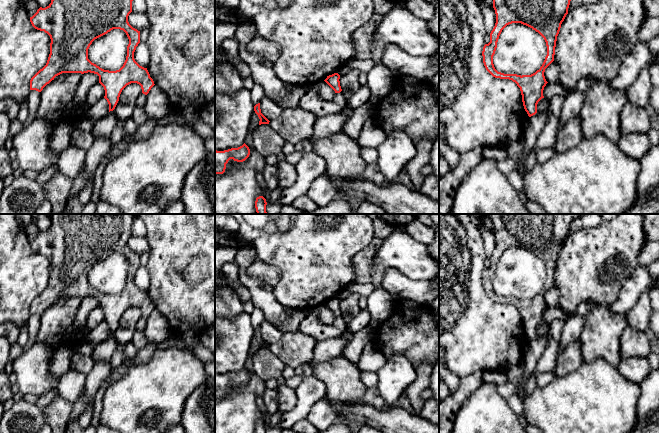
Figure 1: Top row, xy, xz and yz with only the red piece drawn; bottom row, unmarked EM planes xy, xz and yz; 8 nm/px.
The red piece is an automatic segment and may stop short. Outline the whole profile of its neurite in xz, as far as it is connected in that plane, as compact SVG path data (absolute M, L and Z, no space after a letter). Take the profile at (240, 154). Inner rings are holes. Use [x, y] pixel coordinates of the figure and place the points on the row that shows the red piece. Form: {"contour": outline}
{"contour": "M245 143L238 148L231 148L224 151L215 150L215 174L223 174L226 169L226 164L230 159L243 162L249 155L250 149Z"}

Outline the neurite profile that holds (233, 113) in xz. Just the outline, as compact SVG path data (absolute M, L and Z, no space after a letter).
M247 88L232 95L215 92L215 150L242 146L250 133L253 112L251 92Z

